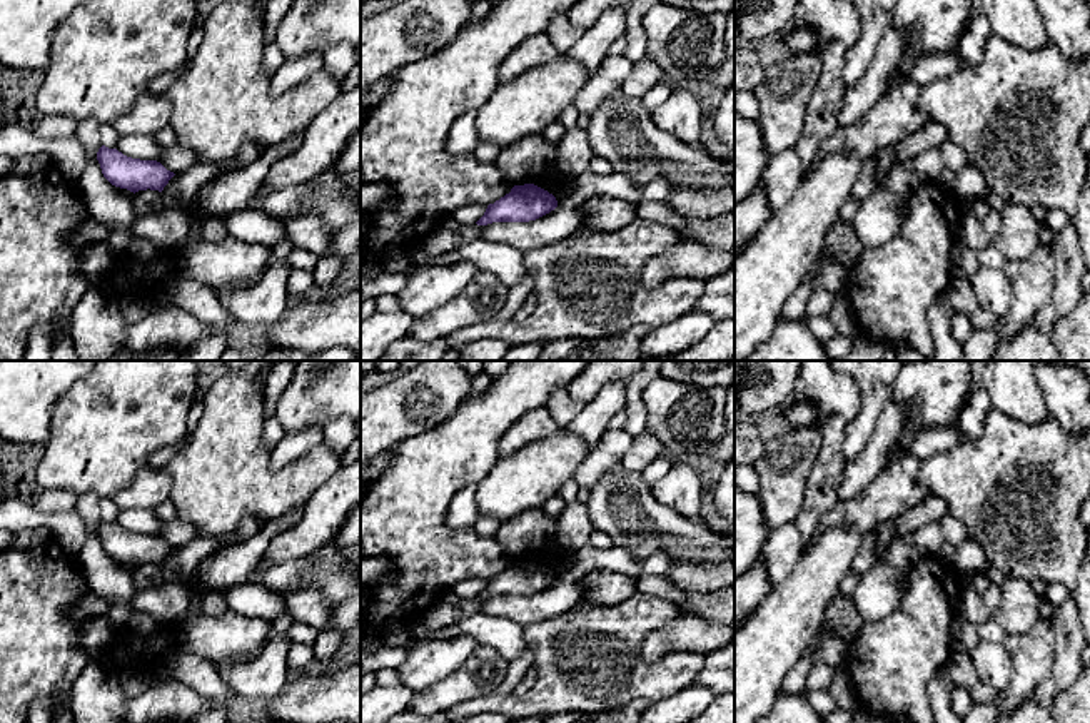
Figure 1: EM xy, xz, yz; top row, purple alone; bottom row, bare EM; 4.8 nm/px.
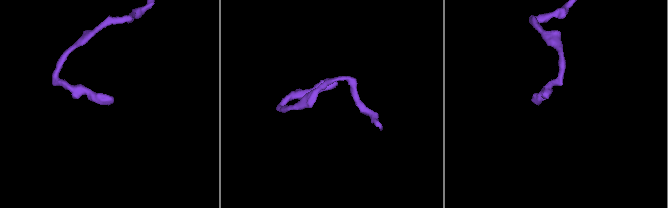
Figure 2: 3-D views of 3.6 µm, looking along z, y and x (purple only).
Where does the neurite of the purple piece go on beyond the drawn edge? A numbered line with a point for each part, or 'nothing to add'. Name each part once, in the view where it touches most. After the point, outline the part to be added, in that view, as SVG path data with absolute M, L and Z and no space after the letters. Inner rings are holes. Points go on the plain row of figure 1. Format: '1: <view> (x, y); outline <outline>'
nothing to add

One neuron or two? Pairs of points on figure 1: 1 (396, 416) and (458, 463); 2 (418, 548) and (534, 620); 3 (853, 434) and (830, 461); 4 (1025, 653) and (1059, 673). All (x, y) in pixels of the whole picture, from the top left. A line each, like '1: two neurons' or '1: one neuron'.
1: two neurons
2: two neurons
3: two neurons
4: two neurons

